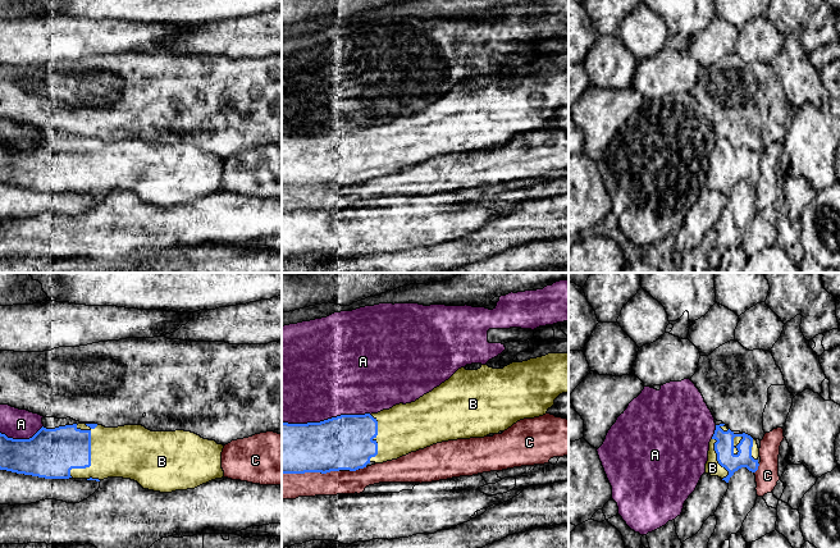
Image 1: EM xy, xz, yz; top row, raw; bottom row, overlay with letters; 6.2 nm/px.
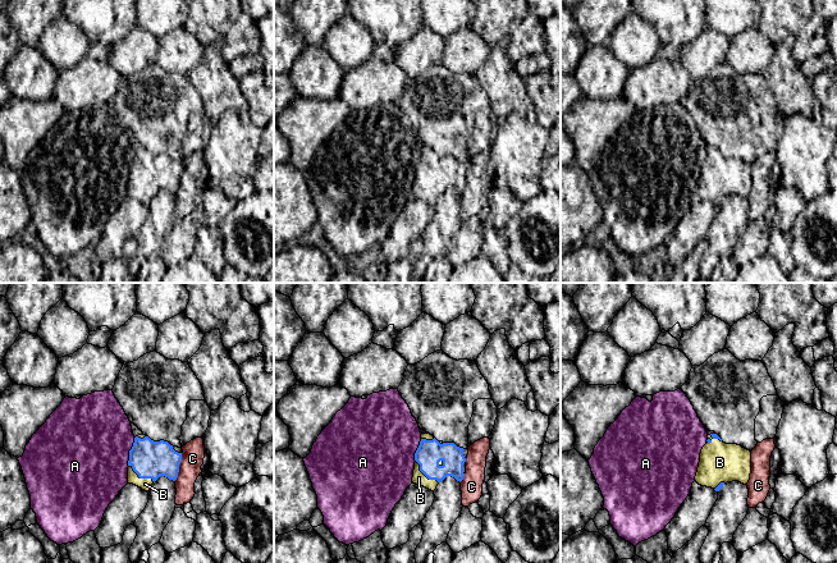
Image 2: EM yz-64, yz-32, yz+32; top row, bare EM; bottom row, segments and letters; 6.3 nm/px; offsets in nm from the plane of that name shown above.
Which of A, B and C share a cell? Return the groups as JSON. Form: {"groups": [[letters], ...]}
{"groups": [["A"], ["B"], ["C"]]}

